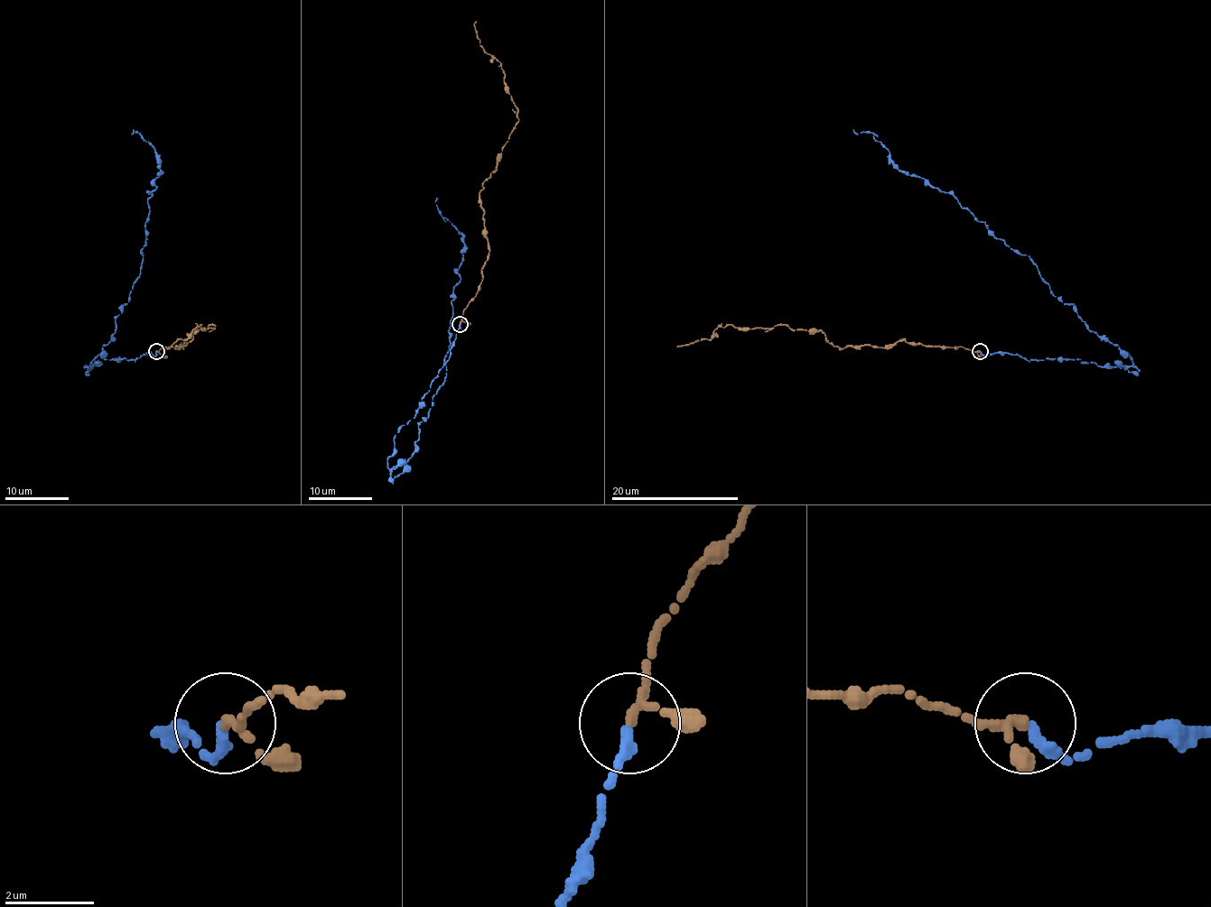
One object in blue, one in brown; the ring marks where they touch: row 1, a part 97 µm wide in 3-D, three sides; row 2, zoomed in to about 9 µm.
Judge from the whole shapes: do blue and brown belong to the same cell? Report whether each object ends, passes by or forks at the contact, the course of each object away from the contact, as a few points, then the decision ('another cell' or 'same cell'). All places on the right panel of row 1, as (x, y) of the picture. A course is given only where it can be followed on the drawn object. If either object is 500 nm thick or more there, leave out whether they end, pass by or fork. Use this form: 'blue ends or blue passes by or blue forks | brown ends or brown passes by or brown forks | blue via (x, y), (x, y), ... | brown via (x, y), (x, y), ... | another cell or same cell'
blue ends | brown passes by | blue via (980, 352), (1135, 366), (1052, 292), (1026, 254), (951, 194), (898, 170), (873, 133), (853, 130) | brown via (980, 352), (898, 340), (839, 348), (820, 331), (784, 325), (718, 326), (710, 338), (676, 347) | same cell

